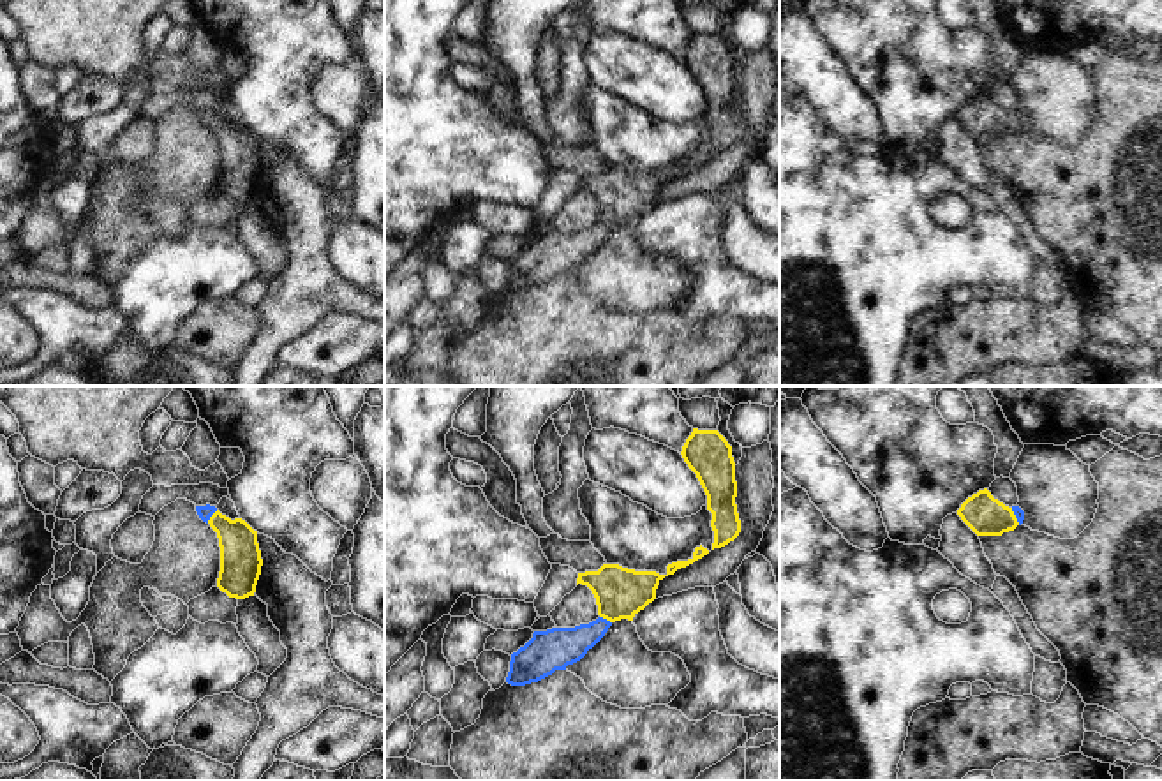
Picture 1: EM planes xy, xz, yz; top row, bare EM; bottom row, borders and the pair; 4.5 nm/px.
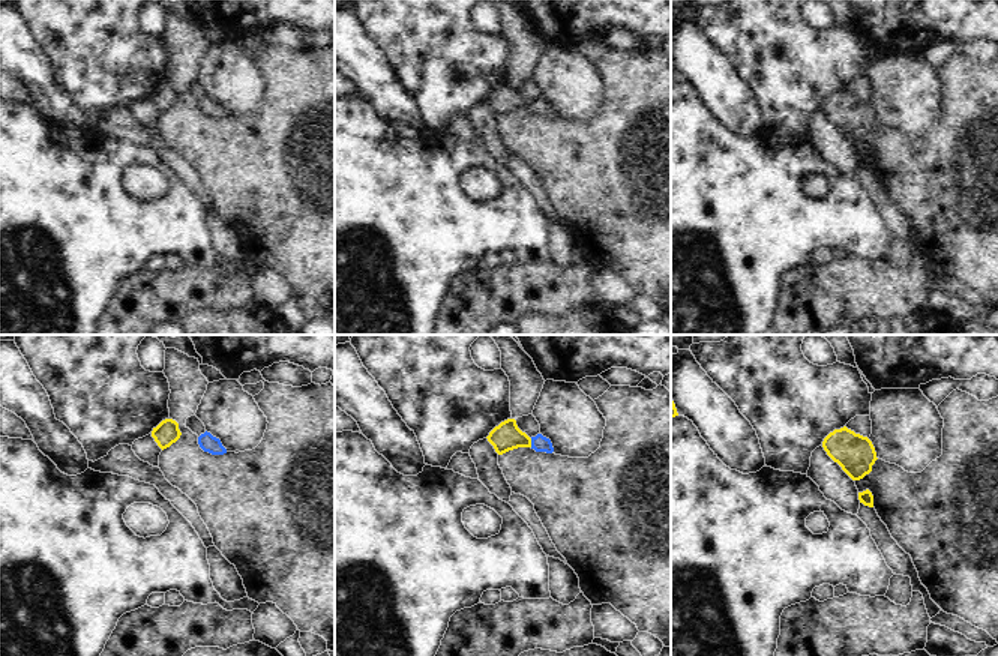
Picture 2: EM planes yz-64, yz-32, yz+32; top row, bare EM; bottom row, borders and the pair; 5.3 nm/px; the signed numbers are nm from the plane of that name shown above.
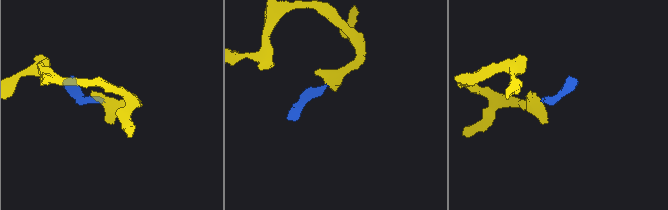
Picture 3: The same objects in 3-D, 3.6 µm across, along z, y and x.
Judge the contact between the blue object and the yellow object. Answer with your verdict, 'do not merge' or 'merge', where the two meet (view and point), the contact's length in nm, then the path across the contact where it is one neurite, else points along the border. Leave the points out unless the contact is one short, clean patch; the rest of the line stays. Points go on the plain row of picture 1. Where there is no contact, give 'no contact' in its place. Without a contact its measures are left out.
merge; meets blue in xy at (210, 120); contact 80 nm long; runs through xy (205, 117), (210, 120), (238, 148), (240, 163)

